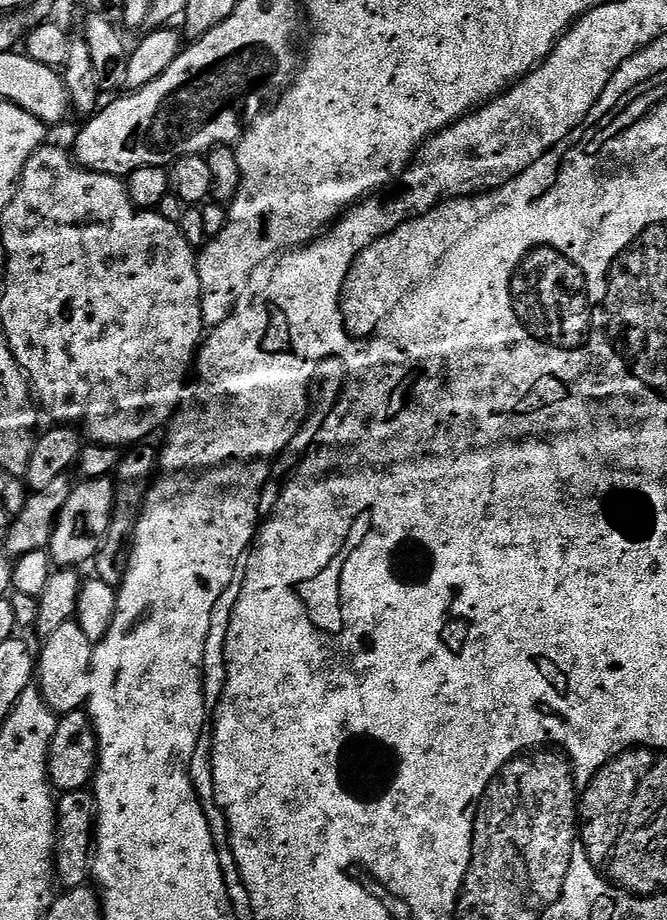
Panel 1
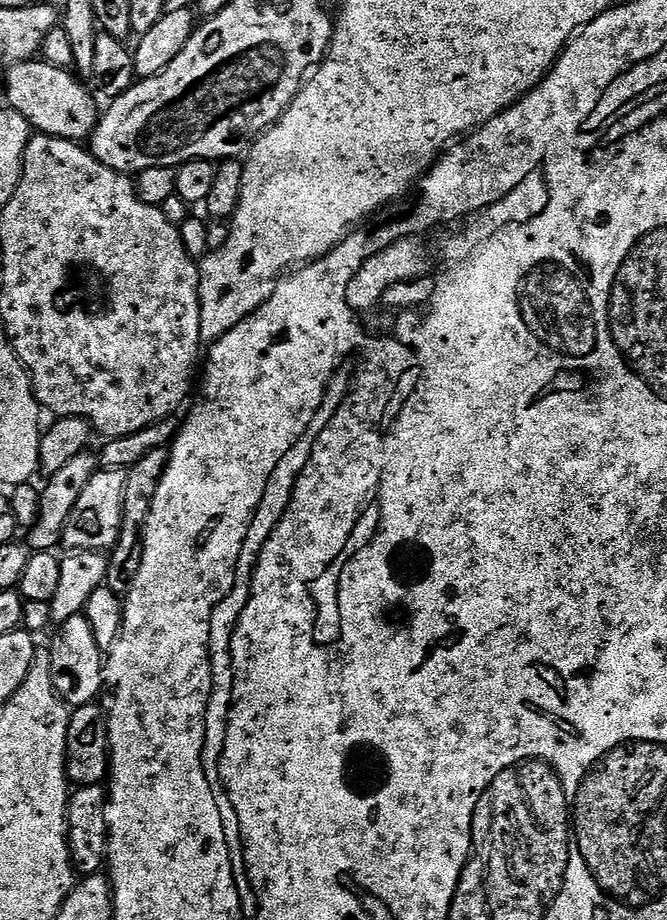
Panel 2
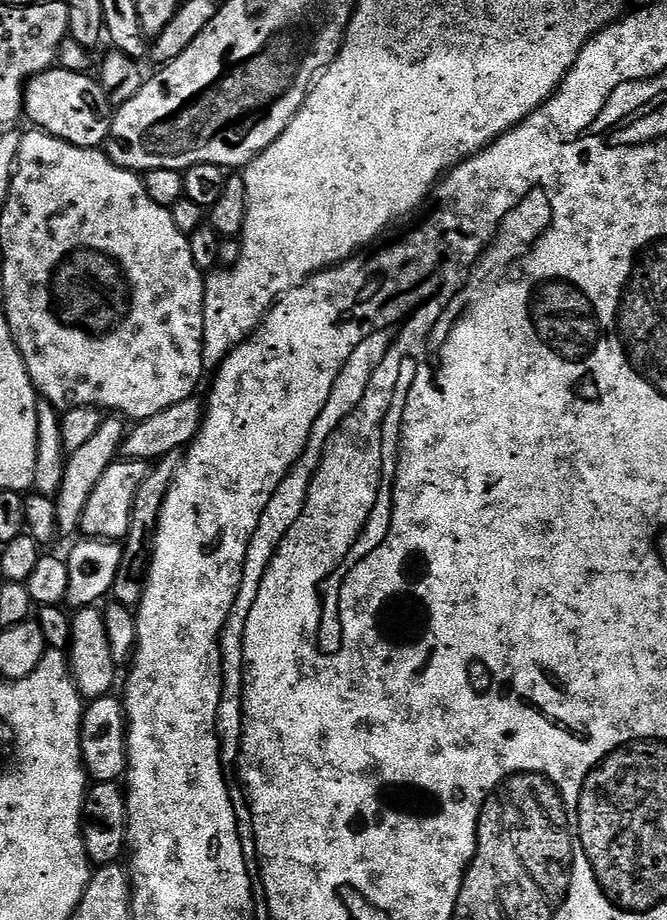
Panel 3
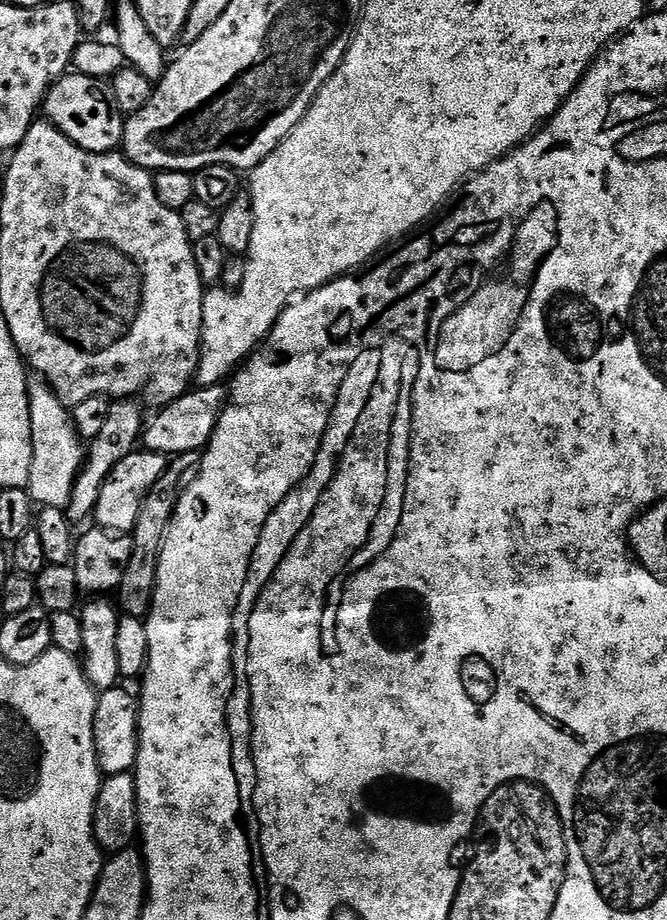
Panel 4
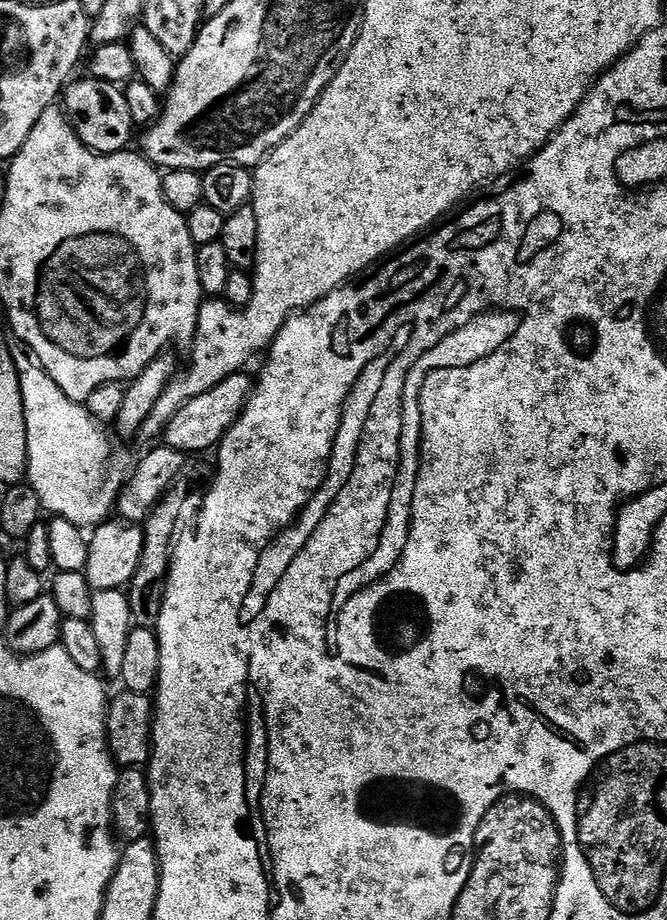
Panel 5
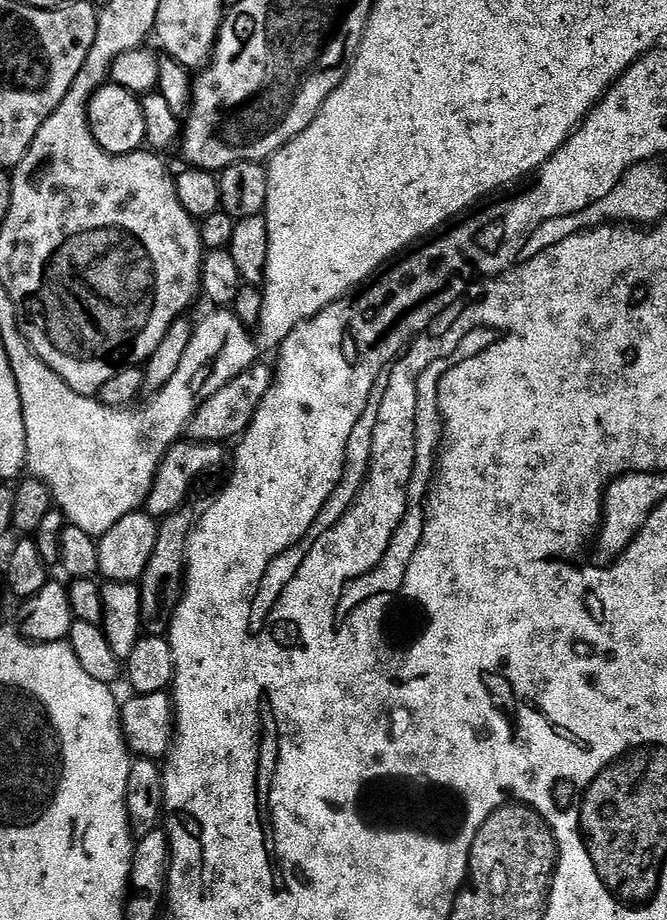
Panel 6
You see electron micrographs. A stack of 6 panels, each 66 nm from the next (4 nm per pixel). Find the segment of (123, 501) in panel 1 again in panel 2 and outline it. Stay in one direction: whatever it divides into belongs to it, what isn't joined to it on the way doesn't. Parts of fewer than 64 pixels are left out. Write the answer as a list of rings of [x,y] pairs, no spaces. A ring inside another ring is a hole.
[[[167,447],[150,450],[144,458],[127,469],[126,494],[122,506],[122,526],[118,534],[118,542],[107,553],[108,578],[106,586],[110,590],[126,594],[130,586],[134,586],[134,578],[138,578],[138,566],[142,566],[142,554],[144,553],[144,524],[154,502],[154,494],[158,494],[158,482],[162,482],[162,474],[166,474],[168,457]]]

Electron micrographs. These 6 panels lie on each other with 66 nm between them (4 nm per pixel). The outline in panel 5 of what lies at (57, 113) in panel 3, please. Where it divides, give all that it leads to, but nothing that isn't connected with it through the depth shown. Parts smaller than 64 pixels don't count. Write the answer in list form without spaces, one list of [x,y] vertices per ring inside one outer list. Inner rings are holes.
[[[91,78],[73,79],[62,93],[62,107],[78,138],[91,152],[109,156],[123,152],[131,145],[128,143],[132,140],[134,125],[124,93],[117,85]]]

